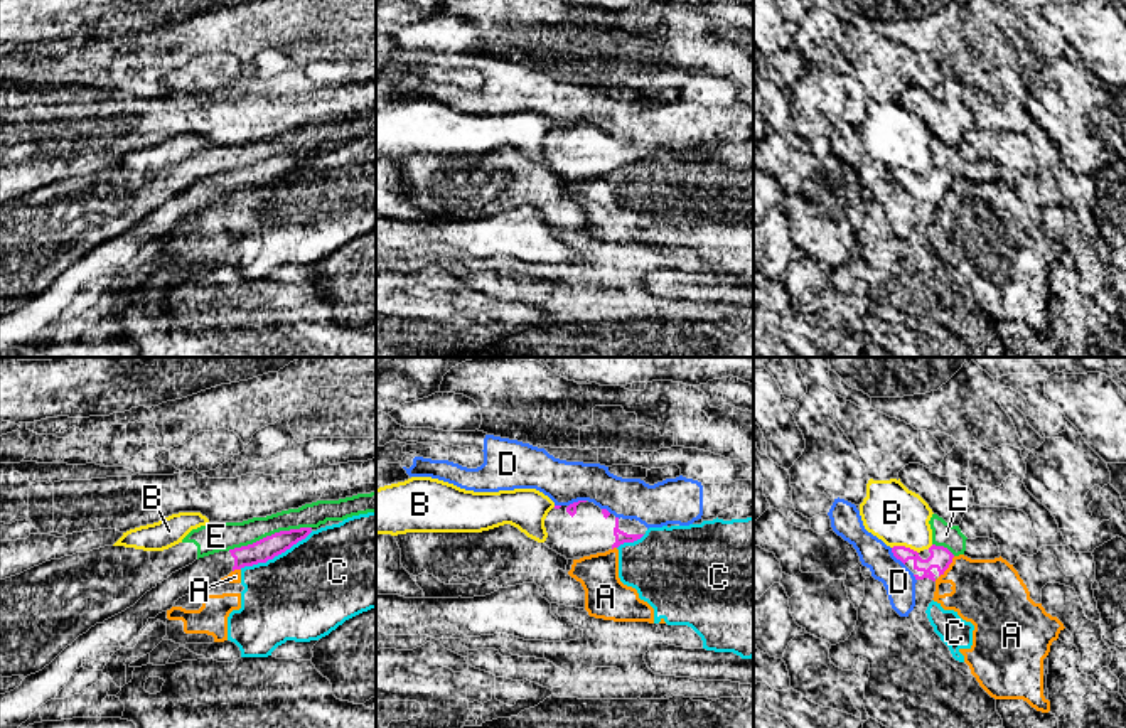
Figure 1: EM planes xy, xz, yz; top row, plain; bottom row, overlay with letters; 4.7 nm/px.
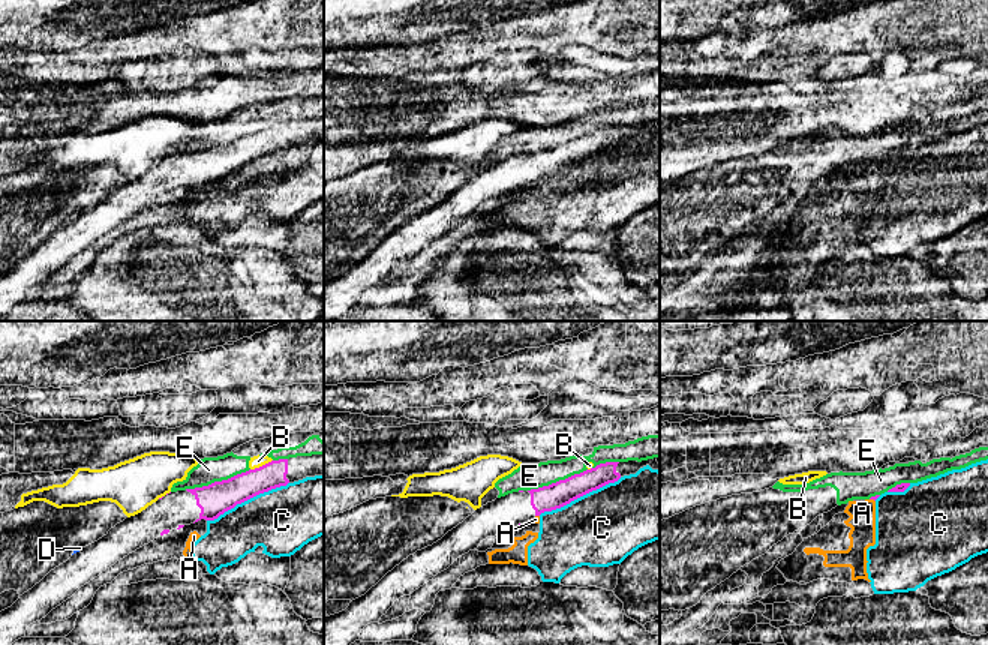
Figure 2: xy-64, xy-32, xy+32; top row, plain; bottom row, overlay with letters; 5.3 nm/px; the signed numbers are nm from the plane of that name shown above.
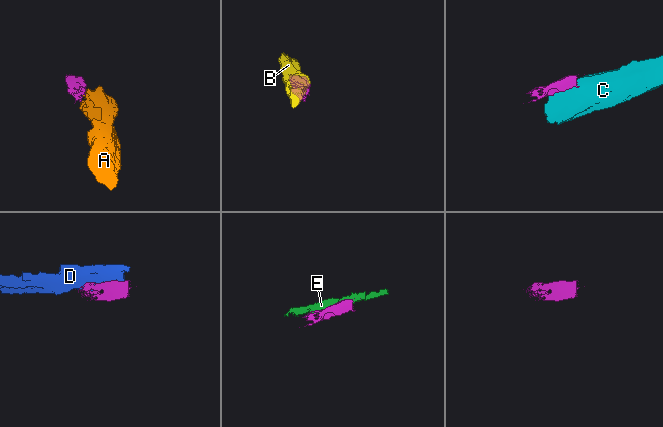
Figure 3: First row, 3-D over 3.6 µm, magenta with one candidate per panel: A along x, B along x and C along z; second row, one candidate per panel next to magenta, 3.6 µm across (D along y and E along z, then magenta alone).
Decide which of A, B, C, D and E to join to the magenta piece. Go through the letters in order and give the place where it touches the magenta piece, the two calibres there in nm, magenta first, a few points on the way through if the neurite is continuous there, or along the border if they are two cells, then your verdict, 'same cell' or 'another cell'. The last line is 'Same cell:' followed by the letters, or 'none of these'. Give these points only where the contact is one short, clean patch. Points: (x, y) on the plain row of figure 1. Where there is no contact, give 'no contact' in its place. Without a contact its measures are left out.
A: yz (948, 189) | 100/320 nm | along yz (954, 179), (939, 199) | another cell
B: yz (904, 169) | 100/280 nm | another cell
C: xy (275, 177) | 110/440 nm | another cell
D: yz (895, 179) | 100/150 nm | another cell
E: xy (268, 159) | 110/140 nm | another cell
Same cell: none of these

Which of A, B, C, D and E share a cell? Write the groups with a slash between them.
A C / B / D / E

